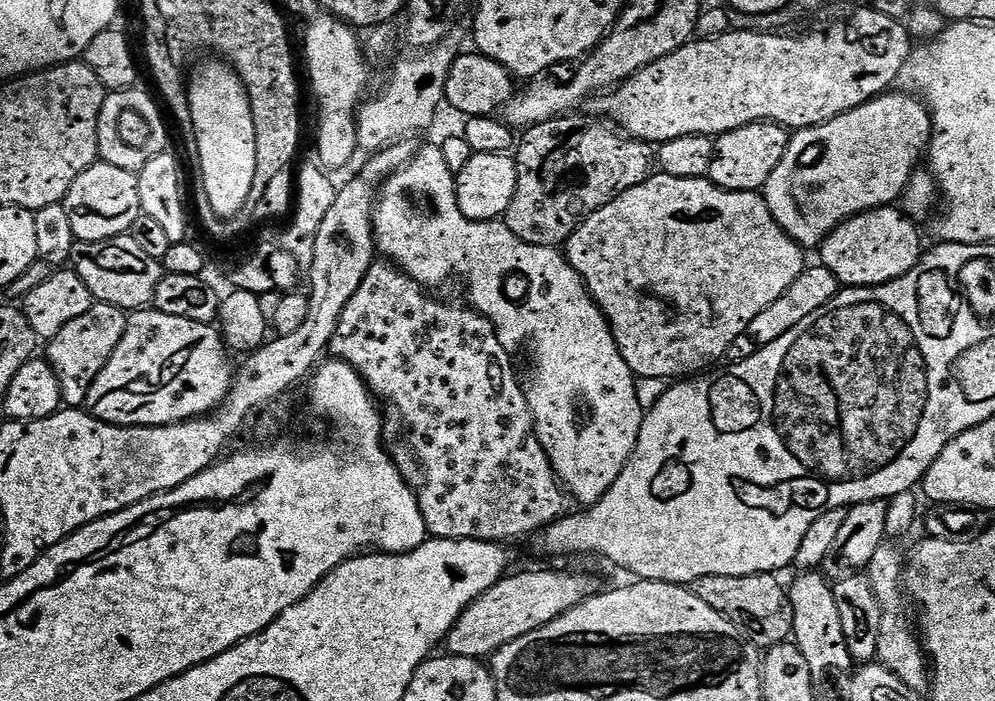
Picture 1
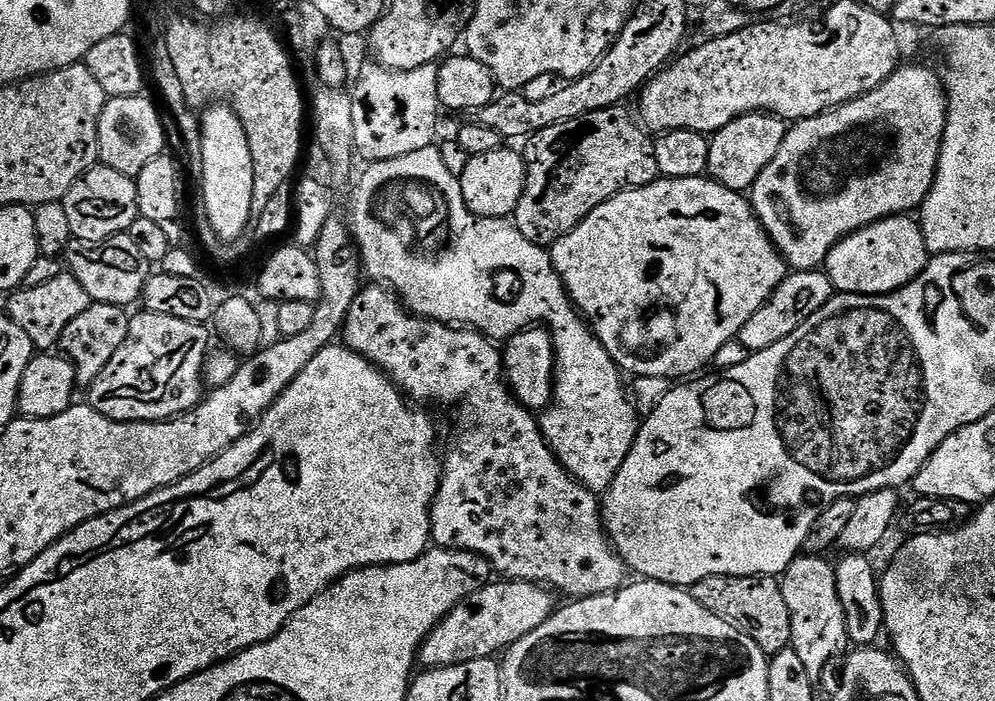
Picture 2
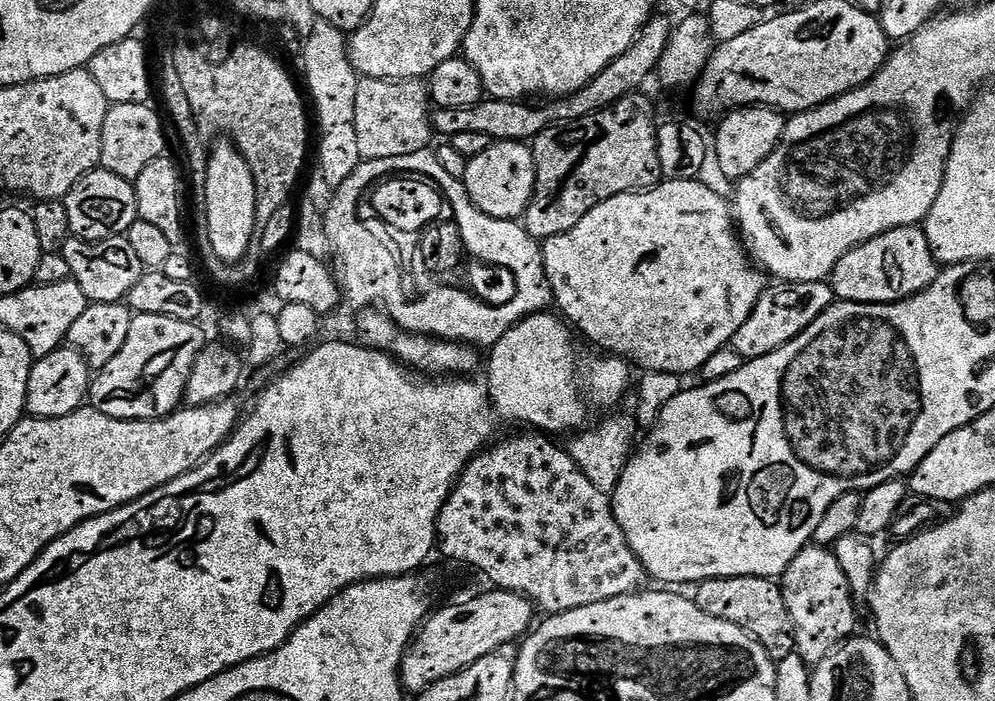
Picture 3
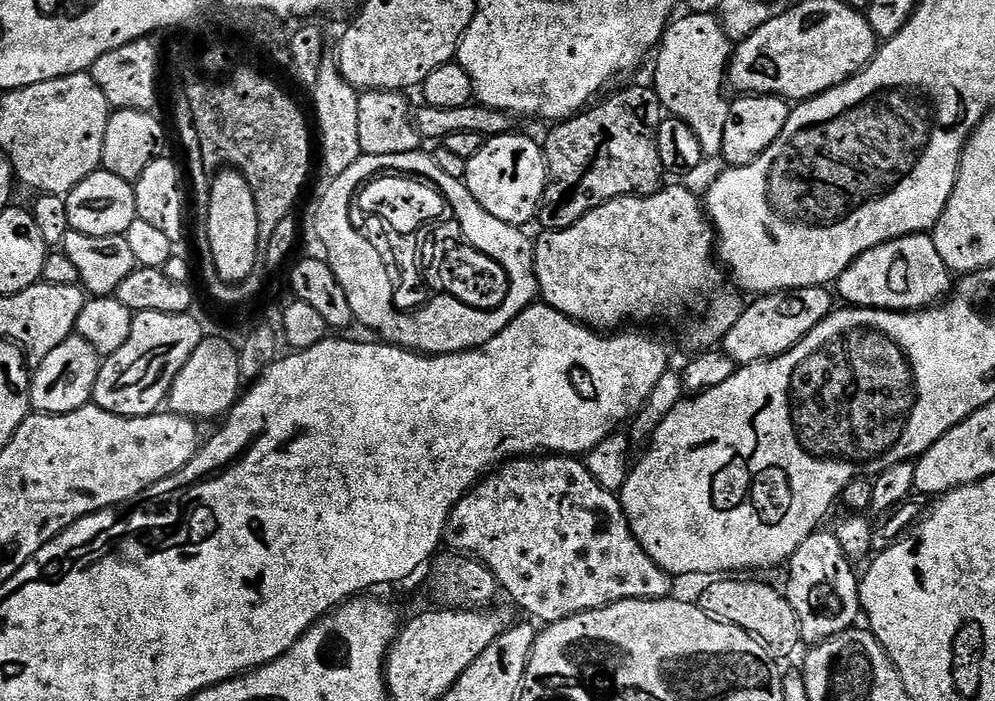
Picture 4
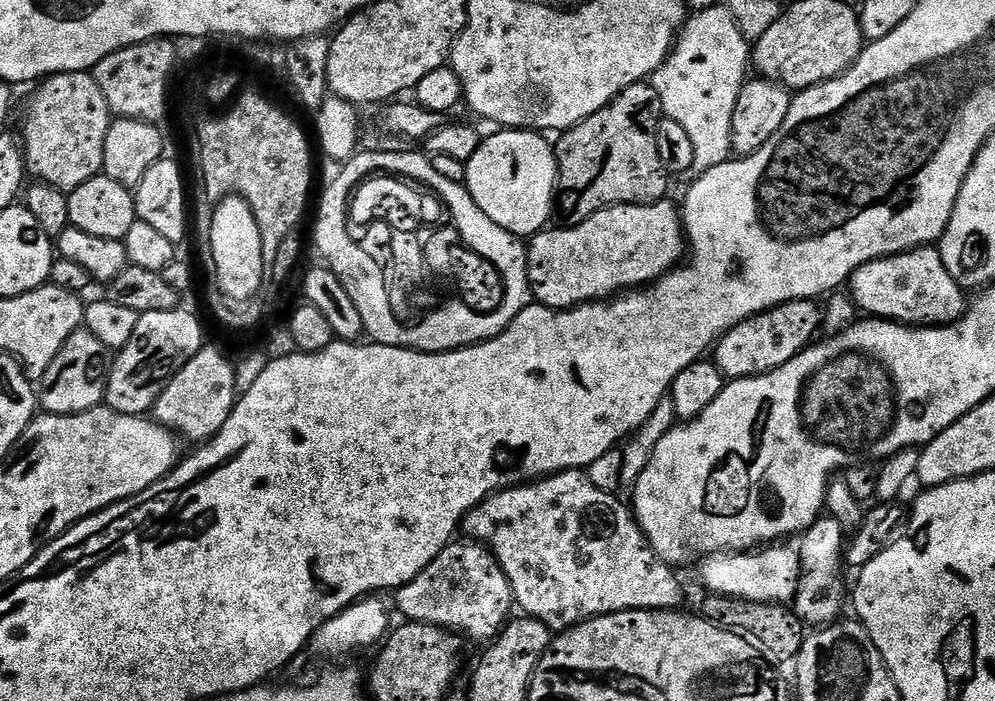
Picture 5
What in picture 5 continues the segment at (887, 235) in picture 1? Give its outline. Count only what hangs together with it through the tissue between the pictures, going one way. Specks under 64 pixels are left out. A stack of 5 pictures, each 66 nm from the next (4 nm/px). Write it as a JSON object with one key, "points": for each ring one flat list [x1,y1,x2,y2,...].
{"points":[[932,246,866,262,852,276,850,295,861,313,909,326,954,324,966,307,960,283,946,270,939,251]]}

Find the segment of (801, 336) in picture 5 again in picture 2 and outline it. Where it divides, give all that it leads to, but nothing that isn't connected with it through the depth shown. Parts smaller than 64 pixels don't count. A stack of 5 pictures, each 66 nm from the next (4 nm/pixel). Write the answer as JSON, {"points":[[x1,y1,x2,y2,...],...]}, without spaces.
{"points":[[789,271,778,286,778,290,774,290,774,294,770,294,768,301,753,314,750,322,742,326,738,337,742,346,746,346,746,350,751,354,774,346,774,342,782,342,782,338,790,338,790,334,794,334,794,330,798,330,798,326,802,326,806,318,818,314,818,310,822,310,822,306,826,306,826,302,830,302,833,295,834,289,827,272]]}

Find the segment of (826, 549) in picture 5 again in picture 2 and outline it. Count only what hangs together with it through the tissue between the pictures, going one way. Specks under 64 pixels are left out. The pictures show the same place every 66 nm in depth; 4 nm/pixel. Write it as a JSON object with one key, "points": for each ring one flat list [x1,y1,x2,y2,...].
{"points":[[801,554,790,562,783,576,779,577,782,598,786,598,786,606,790,610,790,646,806,665,806,674,810,674,813,682,819,681,829,665,839,661,850,648,846,614,842,614,842,601,838,598,836,569,824,560,827,559,820,554]]}

